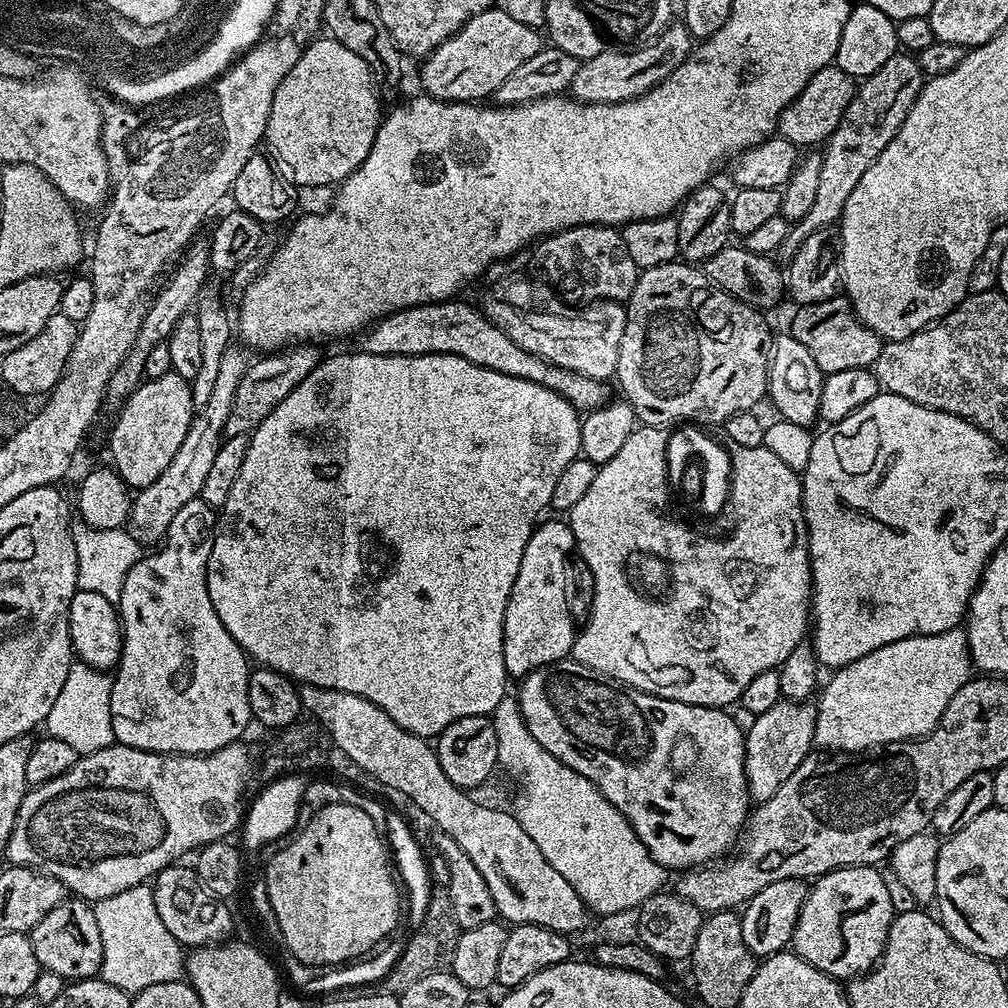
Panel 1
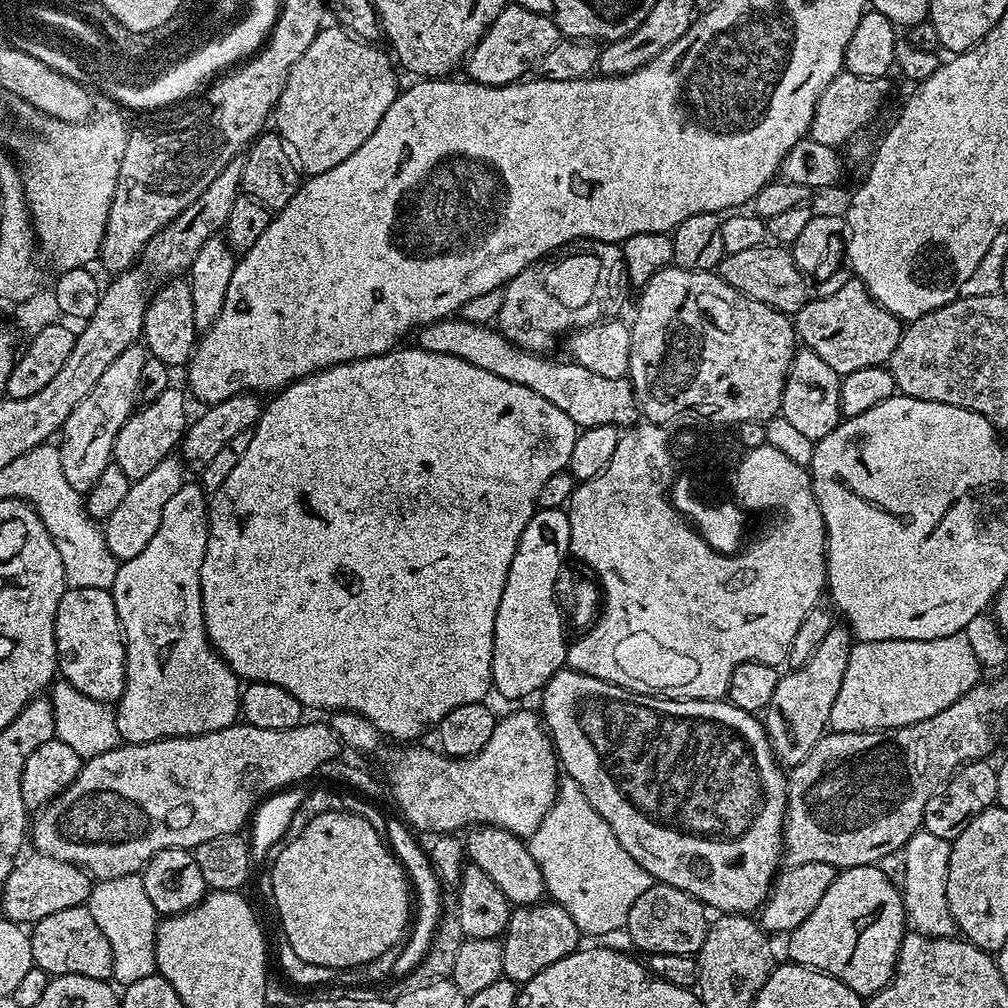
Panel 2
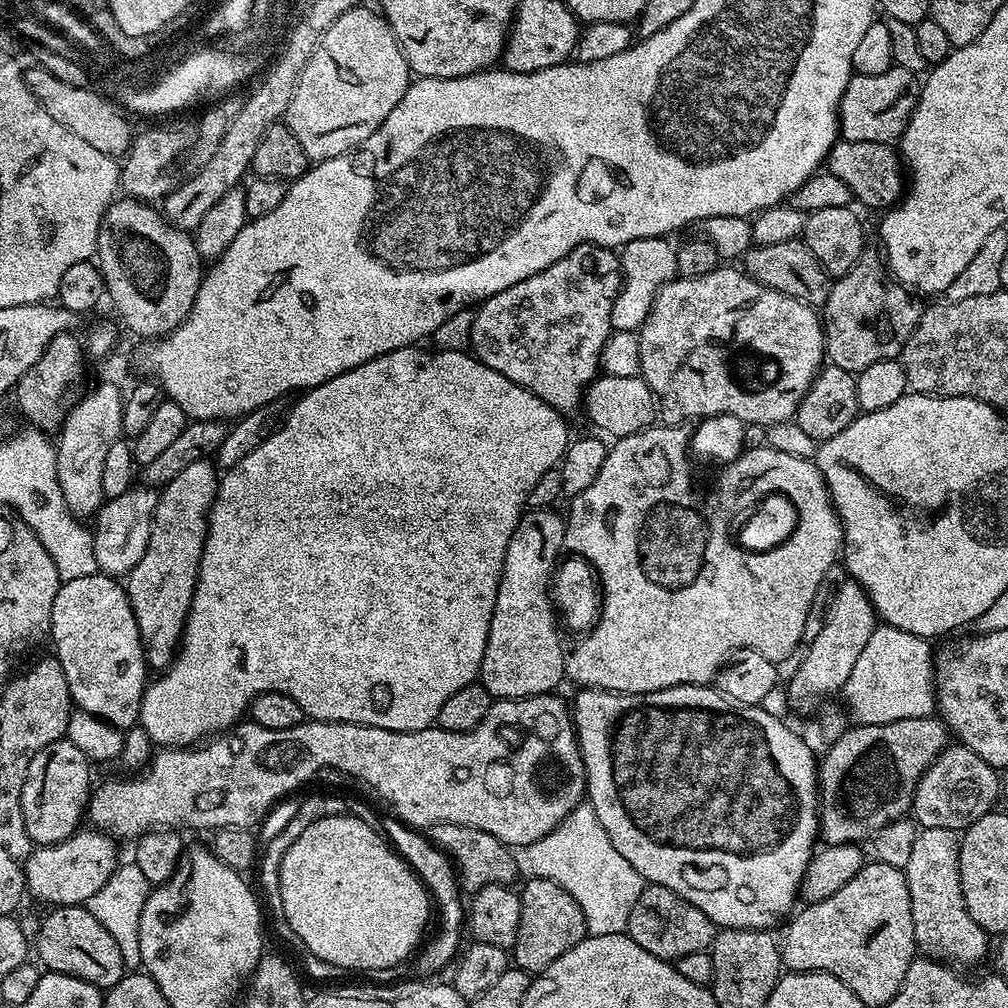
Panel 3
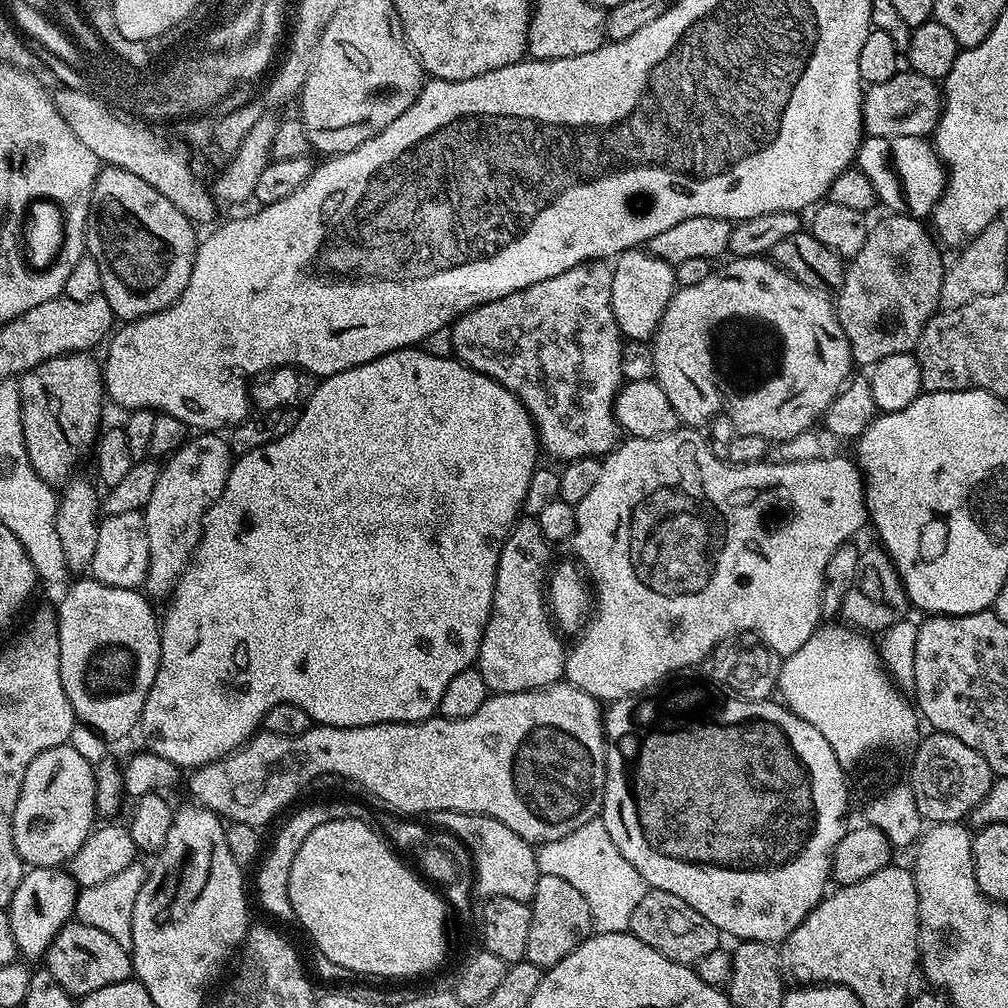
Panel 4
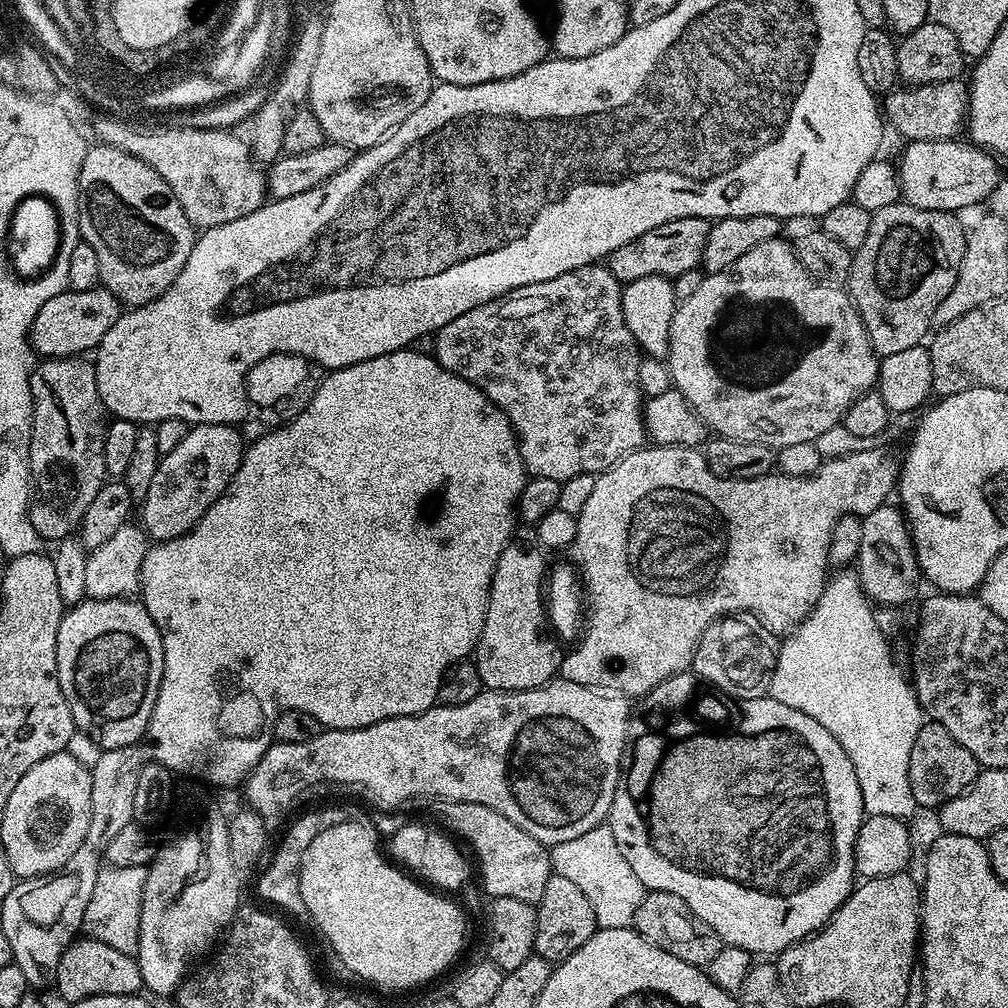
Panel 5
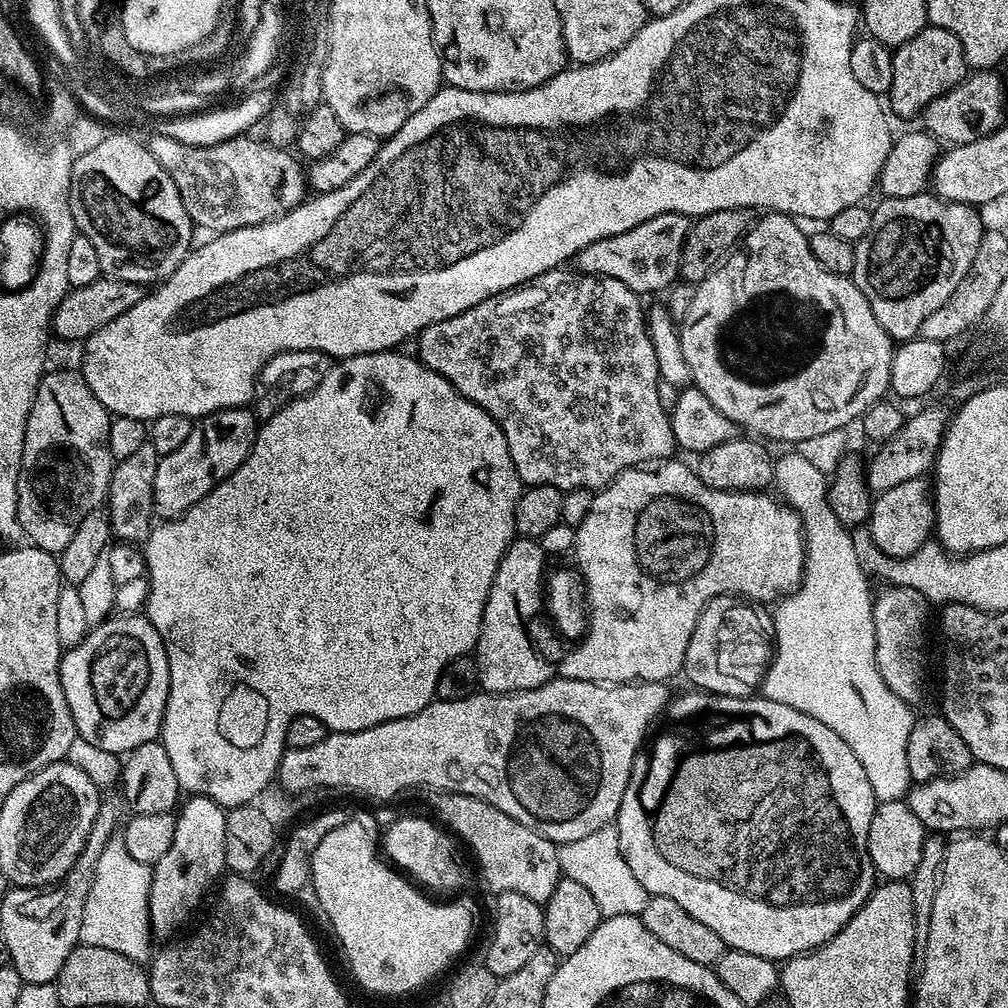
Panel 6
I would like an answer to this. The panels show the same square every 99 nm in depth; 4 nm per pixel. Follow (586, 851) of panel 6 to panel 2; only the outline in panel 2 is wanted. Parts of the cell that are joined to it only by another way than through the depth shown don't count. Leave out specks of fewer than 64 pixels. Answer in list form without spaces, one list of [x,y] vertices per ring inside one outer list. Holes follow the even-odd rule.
[[[567,778],[561,779],[555,802],[527,846],[542,870],[547,893],[574,918],[574,926],[585,937],[627,929],[634,901],[654,883],[652,875],[622,848],[606,818],[590,806],[578,782]]]

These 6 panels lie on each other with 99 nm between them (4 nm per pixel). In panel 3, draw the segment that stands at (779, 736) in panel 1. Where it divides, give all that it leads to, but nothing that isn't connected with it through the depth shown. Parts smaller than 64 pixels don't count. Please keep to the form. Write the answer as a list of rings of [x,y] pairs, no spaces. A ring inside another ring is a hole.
[[[855,582],[841,584],[830,606],[830,614],[826,614],[826,626],[822,626],[818,638],[803,649],[804,657],[792,672],[792,681],[788,684],[789,706],[796,712],[808,712],[818,707],[827,696],[835,692],[837,695],[850,678],[850,670],[854,670],[862,649],[866,642],[870,642],[870,634],[874,634],[877,626],[876,607],[862,585]]]

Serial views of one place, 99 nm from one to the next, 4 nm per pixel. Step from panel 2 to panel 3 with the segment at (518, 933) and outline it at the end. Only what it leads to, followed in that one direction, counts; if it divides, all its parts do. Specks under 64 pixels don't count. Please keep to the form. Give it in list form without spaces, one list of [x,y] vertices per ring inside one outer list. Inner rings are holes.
[[[532,876],[519,889],[522,918],[518,918],[518,938],[510,950],[515,967],[529,974],[546,971],[550,962],[558,962],[566,950],[578,946],[588,935],[586,918],[582,918],[582,906],[558,886],[558,882],[550,882],[546,878]]]

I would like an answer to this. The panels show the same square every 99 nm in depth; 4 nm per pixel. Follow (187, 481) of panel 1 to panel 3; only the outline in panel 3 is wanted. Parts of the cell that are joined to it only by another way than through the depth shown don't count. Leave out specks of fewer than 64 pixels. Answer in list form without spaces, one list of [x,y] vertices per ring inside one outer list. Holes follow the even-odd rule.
[[[133,486],[118,498],[105,500],[95,514],[96,528],[91,529],[96,567],[103,575],[113,578],[127,577],[142,562],[152,533],[152,519],[160,501],[157,489],[152,486]]]

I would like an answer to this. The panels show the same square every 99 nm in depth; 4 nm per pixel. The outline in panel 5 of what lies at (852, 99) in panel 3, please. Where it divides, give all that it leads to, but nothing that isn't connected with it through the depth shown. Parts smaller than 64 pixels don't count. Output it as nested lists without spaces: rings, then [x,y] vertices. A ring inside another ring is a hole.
[[[963,79],[944,80],[941,84],[900,86],[883,97],[882,112],[887,123],[901,132],[905,141],[950,140],[961,135],[968,119],[968,84]]]

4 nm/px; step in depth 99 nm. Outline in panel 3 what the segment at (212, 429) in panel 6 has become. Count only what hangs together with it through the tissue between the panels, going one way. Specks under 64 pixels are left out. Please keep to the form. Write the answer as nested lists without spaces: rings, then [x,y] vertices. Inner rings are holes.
[[[211,459],[190,462],[169,484],[163,485],[152,519],[150,542],[142,562],[126,577],[134,618],[138,622],[144,659],[149,669],[163,670],[176,659],[184,620],[192,605],[204,540],[208,537],[208,513],[216,497],[218,469]]]

